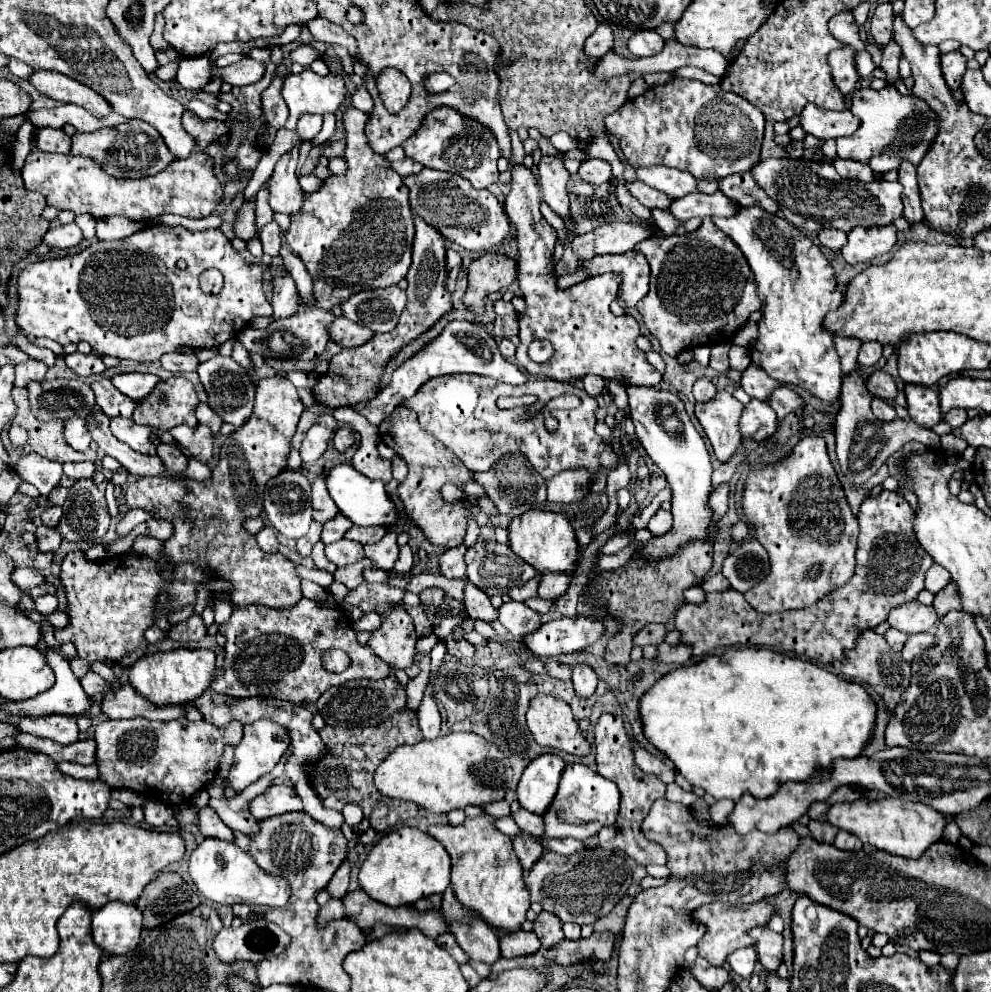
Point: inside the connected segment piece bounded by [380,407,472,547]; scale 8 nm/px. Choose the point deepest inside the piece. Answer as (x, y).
(431, 464)

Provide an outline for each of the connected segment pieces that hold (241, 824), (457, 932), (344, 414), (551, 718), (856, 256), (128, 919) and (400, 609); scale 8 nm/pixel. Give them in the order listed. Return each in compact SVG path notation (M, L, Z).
M287 751L282 756L280 761L274 767L274 769L262 776L260 781L256 781L254 785L250 785L248 789L244 789L242 793L234 795L234 797L224 797L224 799L210 799L210 807L220 815L220 819L234 831L240 831L244 835L254 835L258 833L258 819L254 819L250 815L250 801L258 795L262 795L270 785L272 781L284 774L285 764L288 758Z
M450 887L442 895L442 913L452 923L452 935L470 959L488 965L494 965L500 959L500 941L494 929L484 925L484 921L474 919L462 905L458 905Z
M340 407L334 411L336 421L350 421L350 425L360 433L360 447L352 457L356 471L362 471L370 479L382 479L388 483L392 479L392 465L388 459L382 459L376 449L376 427L370 425L366 417L354 411L352 407Z
M536 695L530 701L526 721L536 743L572 755L590 753L590 745L566 701L552 695Z
M858 227L848 233L848 243L842 247L842 255L848 263L872 261L888 253L896 245L896 227Z
M122 901L106 903L92 915L92 939L106 955L126 955L140 943L142 913Z
M394 605L380 629L370 635L370 649L386 661L394 669L406 669L412 665L414 649L416 649L416 629L412 617L404 609L404 605Z

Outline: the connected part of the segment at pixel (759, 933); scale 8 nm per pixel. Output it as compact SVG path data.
M756 927L750 931L750 937L756 939L756 951L760 957L760 963L766 969L776 971L782 963L782 943L784 943L784 935L782 933L774 933L768 927Z

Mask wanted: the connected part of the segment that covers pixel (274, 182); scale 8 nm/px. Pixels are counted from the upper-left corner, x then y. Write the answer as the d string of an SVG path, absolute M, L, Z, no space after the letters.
M294 147L290 153L286 153L278 163L268 183L270 193L270 207L272 211L280 211L286 215L292 215L302 205L302 189L296 179L296 163L298 163L298 147Z

